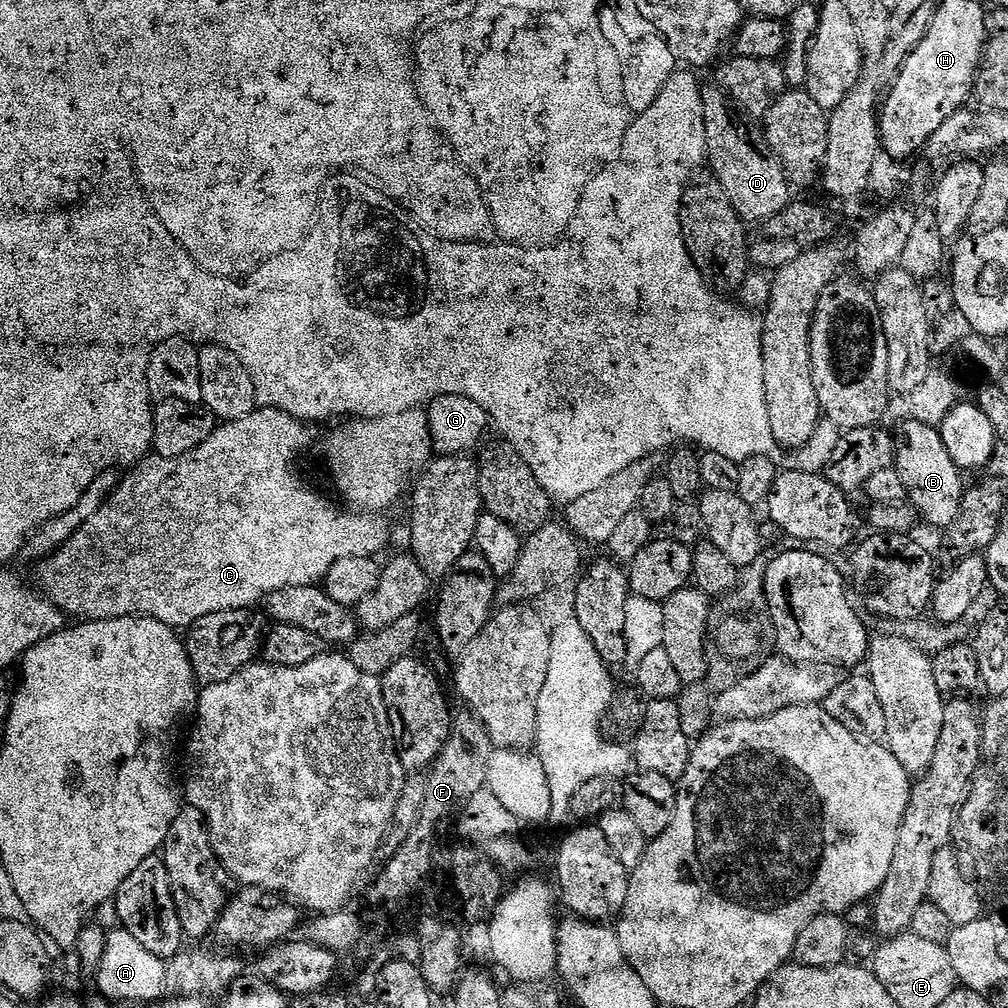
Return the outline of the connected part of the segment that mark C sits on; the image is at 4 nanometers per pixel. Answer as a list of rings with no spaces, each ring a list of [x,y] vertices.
[[[261,407],[259,410],[251,412],[249,416],[242,417],[241,420],[230,420],[221,423],[214,429],[213,433],[210,434],[210,438],[208,438],[206,442],[202,442],[197,449],[190,450],[188,454],[182,454],[182,456],[178,458],[166,458],[152,454],[147,458],[141,459],[139,463],[129,471],[133,472],[130,473],[128,477],[125,475],[123,479],[119,481],[115,499],[112,499],[111,503],[108,503],[107,507],[105,507],[103,511],[100,511],[99,515],[96,515],[95,519],[92,519],[91,523],[88,523],[83,531],[79,532],[79,535],[72,540],[71,544],[68,544],[68,547],[64,548],[63,553],[59,555],[58,558],[52,559],[51,562],[43,567],[42,571],[44,571],[44,577],[48,579],[48,584],[52,584],[52,592],[56,592],[56,602],[58,602],[58,606],[62,606],[62,610],[69,617],[80,616],[76,618],[87,618],[89,621],[118,620],[121,617],[151,617],[153,620],[157,620],[173,630],[181,630],[180,628],[188,630],[191,629],[193,624],[196,624],[202,618],[206,618],[206,614],[218,614],[219,612],[235,613],[237,610],[248,610],[246,608],[250,607],[251,604],[256,604],[258,602],[260,604],[261,602],[266,601],[268,596],[274,594],[276,591],[284,591],[290,587],[315,585],[316,583],[323,581],[324,575],[326,575],[325,568],[328,567],[328,564],[334,566],[332,558],[336,556],[336,552],[334,552],[332,540],[322,540],[322,538],[318,538],[318,534],[324,536],[324,532],[322,532],[324,528],[320,528],[320,506],[324,506],[324,503],[328,501],[329,497],[325,495],[325,493],[315,492],[312,488],[306,488],[303,482],[296,477],[296,451],[298,451],[308,440],[308,432],[304,428],[307,427],[305,427],[301,421],[295,420],[288,412],[280,412],[277,408]]]

